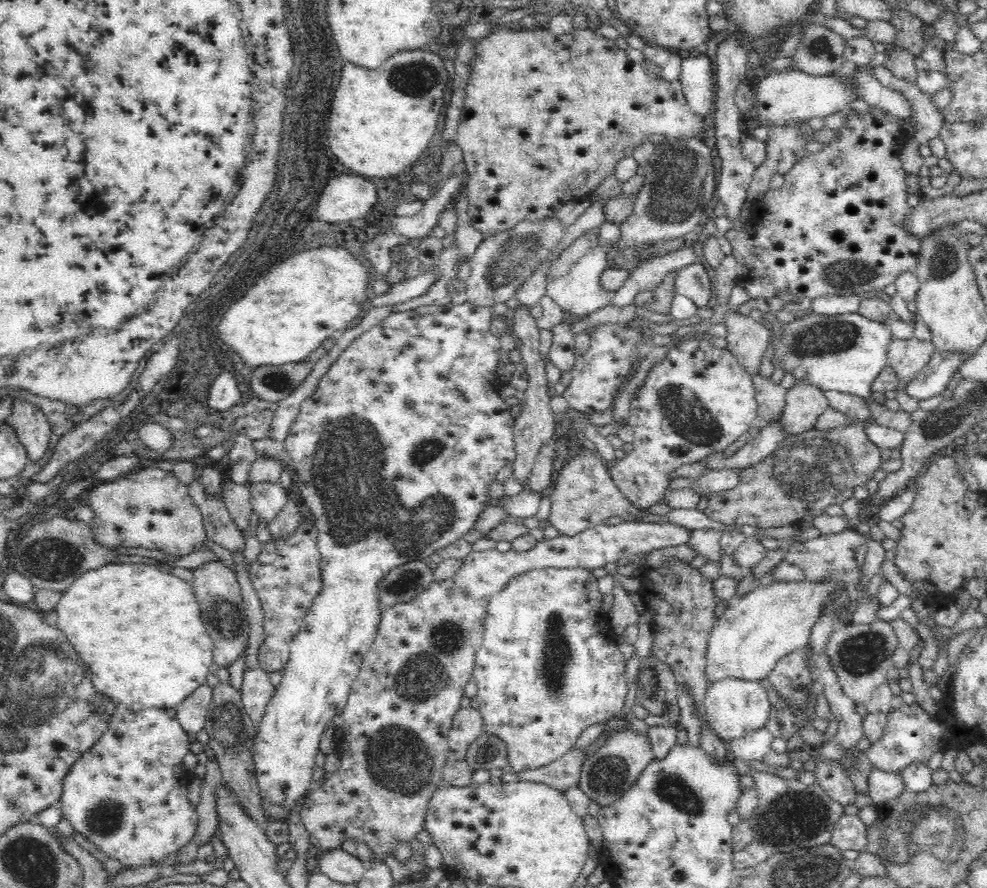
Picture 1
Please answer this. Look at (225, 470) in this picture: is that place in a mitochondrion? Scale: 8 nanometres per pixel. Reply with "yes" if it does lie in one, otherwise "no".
no

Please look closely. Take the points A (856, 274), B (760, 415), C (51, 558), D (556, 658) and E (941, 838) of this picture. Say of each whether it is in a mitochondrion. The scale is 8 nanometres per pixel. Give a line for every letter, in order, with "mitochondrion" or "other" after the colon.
A: mitochondrion
B: other
C: mitochondrion
D: mitochondrion
E: mitochondrion

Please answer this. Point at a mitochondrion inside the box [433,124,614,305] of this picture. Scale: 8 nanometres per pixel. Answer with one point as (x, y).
(505, 263)

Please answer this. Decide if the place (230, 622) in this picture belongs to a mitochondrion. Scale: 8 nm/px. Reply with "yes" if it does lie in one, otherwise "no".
yes

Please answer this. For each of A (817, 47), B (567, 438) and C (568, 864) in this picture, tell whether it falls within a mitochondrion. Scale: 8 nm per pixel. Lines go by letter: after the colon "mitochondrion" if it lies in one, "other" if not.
A: mitochondrion
B: other
C: other

